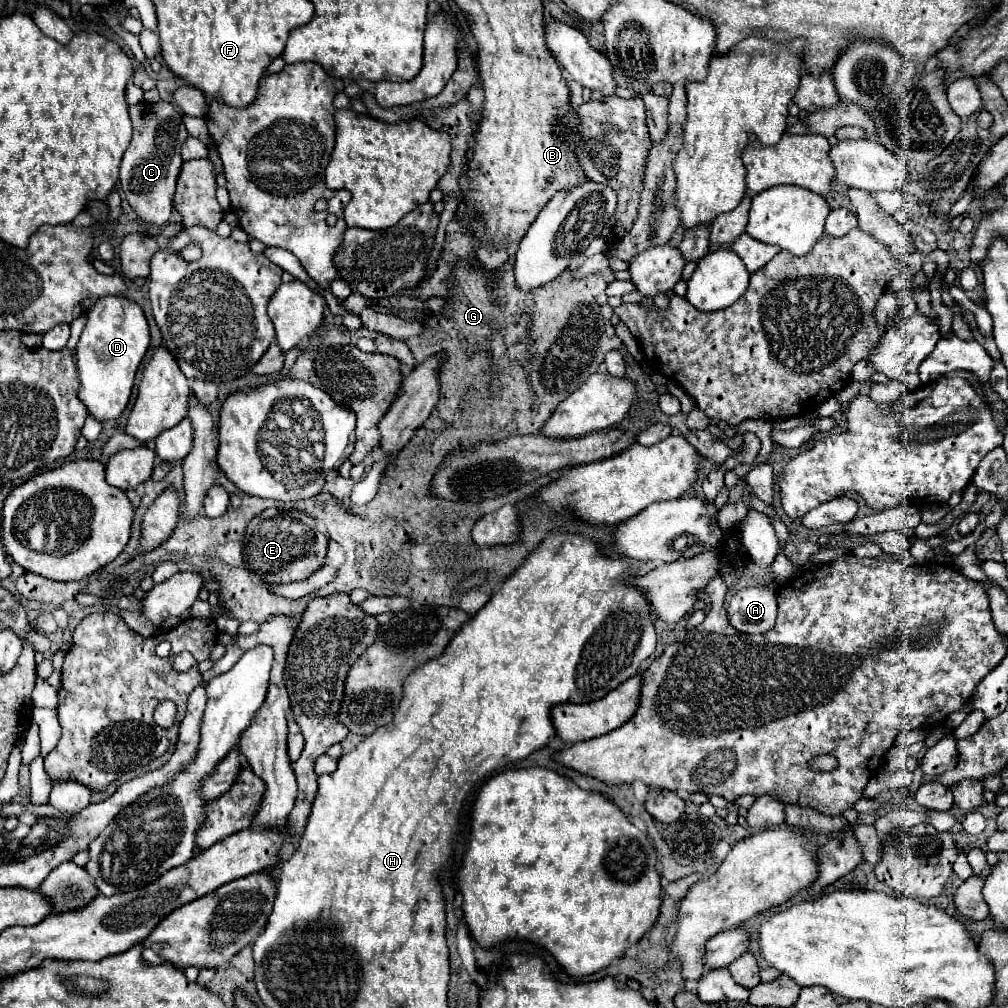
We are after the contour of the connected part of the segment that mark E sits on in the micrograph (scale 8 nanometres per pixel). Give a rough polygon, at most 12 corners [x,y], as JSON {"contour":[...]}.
{"contour":[[296,509],[246,527],[246,567],[262,583],[318,571],[328,537]]}

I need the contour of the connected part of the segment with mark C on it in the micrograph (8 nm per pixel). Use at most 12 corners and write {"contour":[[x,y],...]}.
{"contour":[[168,101],[128,107],[120,185],[144,223],[166,225],[188,137]]}

